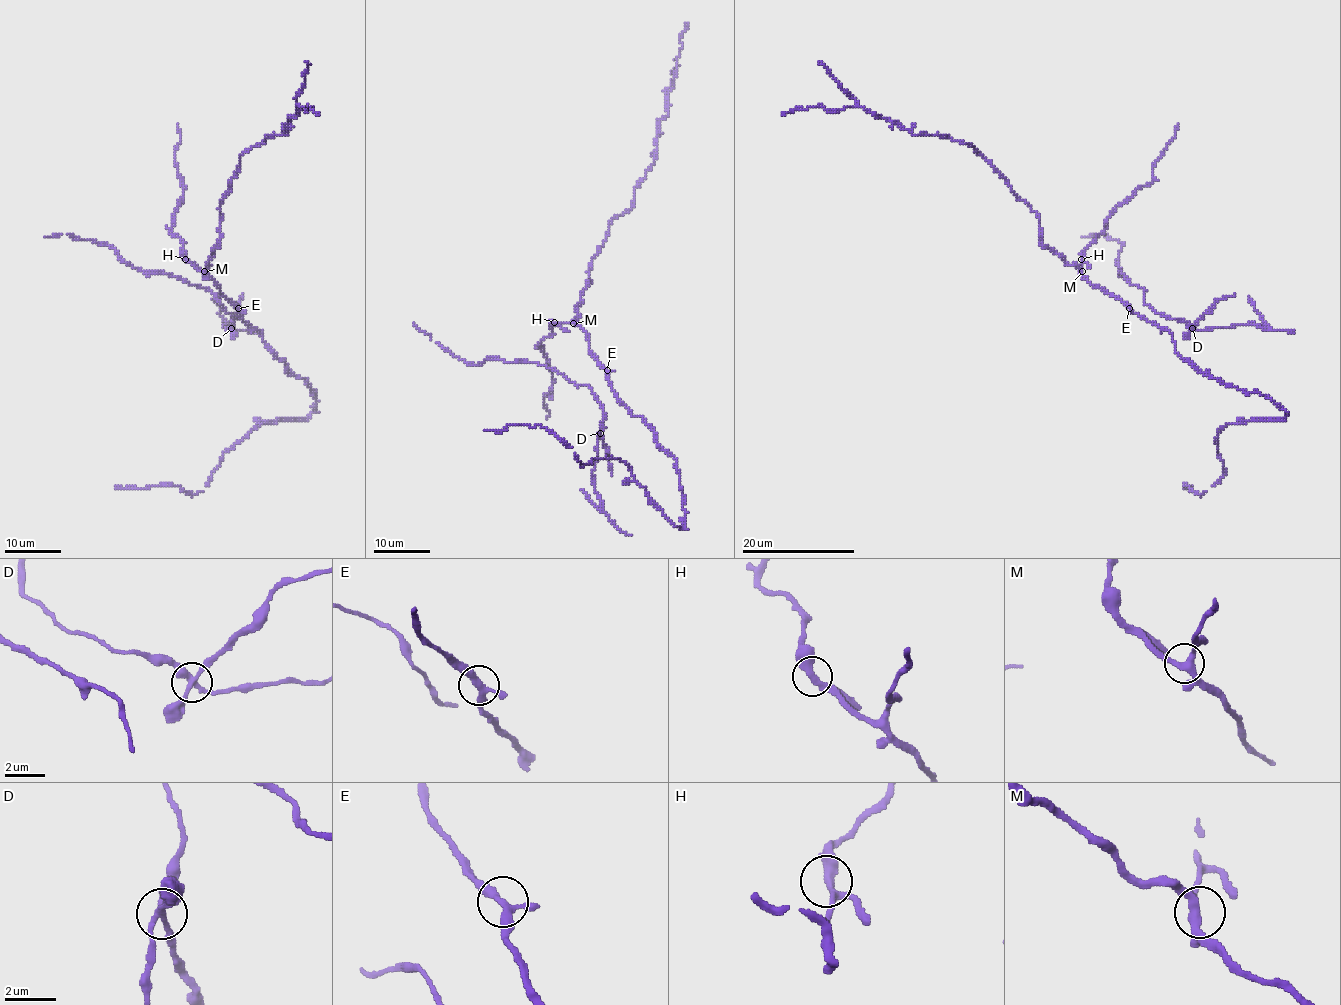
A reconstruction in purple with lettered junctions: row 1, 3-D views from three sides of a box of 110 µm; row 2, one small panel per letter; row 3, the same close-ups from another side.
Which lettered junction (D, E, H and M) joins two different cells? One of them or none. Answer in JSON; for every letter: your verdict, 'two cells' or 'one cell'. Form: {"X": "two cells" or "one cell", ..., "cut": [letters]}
{"D": "two cells", "E": "one cell", "H": "one cell", "M": "one cell", "cut": ["D"]}

